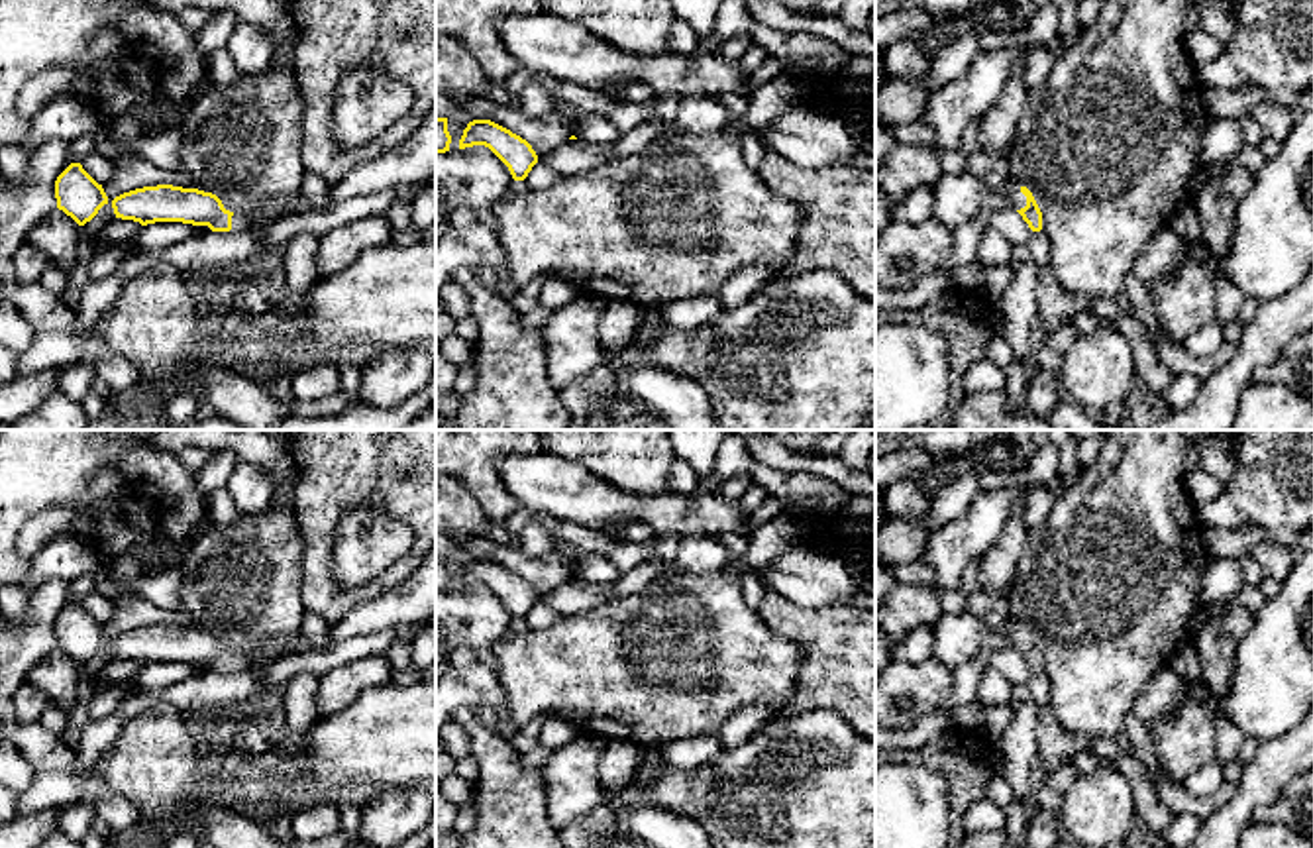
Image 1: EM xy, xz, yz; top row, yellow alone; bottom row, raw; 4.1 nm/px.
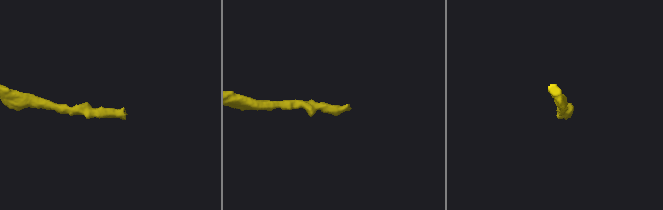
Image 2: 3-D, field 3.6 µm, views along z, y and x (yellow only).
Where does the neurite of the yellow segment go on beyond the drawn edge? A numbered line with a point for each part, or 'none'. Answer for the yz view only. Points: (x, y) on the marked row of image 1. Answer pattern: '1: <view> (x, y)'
1: yz (1017, 199)

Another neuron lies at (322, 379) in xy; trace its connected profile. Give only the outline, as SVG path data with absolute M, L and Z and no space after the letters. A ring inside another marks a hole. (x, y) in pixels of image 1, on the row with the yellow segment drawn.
M322 363L292 375L289 381L292 398L314 400L340 389L338 365Z

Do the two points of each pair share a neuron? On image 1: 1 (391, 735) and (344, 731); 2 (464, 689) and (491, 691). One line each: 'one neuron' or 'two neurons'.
1: one neuron
2: one neuron

